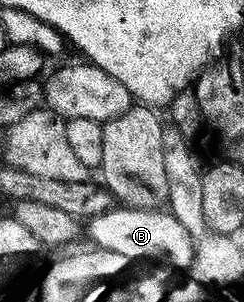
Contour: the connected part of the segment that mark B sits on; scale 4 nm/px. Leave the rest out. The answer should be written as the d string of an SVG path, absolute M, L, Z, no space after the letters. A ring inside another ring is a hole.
M113 207L106 215L98 215L87 222L88 237L97 250L122 255L131 263L138 261L165 261L176 269L191 270L195 259L195 243L170 211Z

